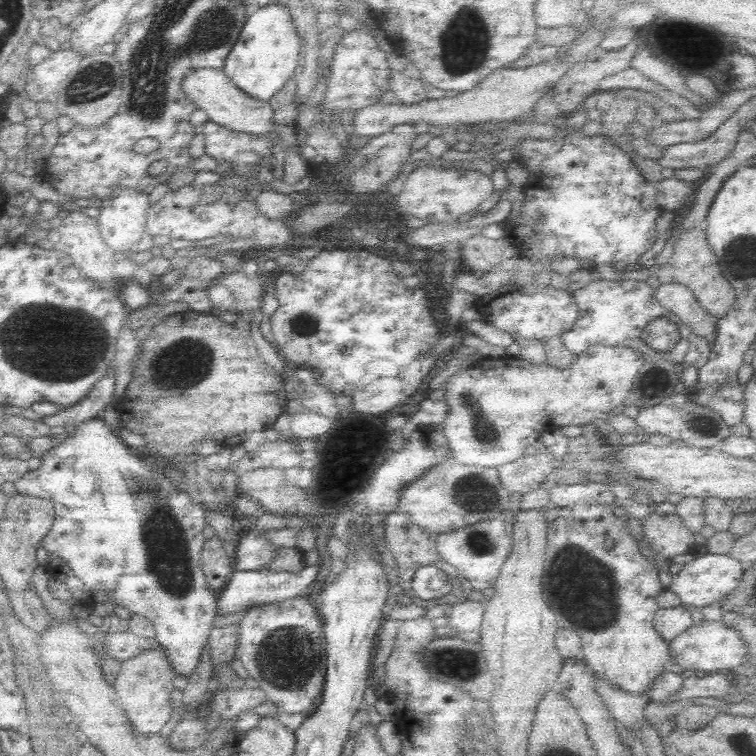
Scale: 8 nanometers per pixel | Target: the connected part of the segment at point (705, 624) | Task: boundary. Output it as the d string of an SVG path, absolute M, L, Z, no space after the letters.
M702 621L698 625L687 628L676 638L667 642L669 662L678 664L684 674L711 674L714 672L745 671L745 668L732 668L744 664L746 645L738 633L729 627L728 622Z

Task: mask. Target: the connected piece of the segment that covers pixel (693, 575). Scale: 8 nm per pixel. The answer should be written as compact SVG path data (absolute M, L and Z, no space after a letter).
M708 553L685 564L682 570L672 577L668 589L680 599L681 604L690 605L690 610L701 610L718 600L724 601L736 588L744 570L741 562L727 554Z

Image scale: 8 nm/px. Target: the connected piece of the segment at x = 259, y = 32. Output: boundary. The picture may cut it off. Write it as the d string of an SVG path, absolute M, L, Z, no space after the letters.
M266 4L253 9L246 25L235 42L223 71L236 86L248 95L269 101L290 80L298 66L300 36L296 32L293 17L284 4Z

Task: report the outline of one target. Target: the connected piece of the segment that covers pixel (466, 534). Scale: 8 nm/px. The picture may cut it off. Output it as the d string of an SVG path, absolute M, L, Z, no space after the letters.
M505 511L502 516L494 520L478 522L469 528L449 534L440 534L437 538L438 553L459 572L461 577L466 577L472 582L474 590L484 590L484 588L492 590L504 562L513 550L512 524L514 524L512 514Z

